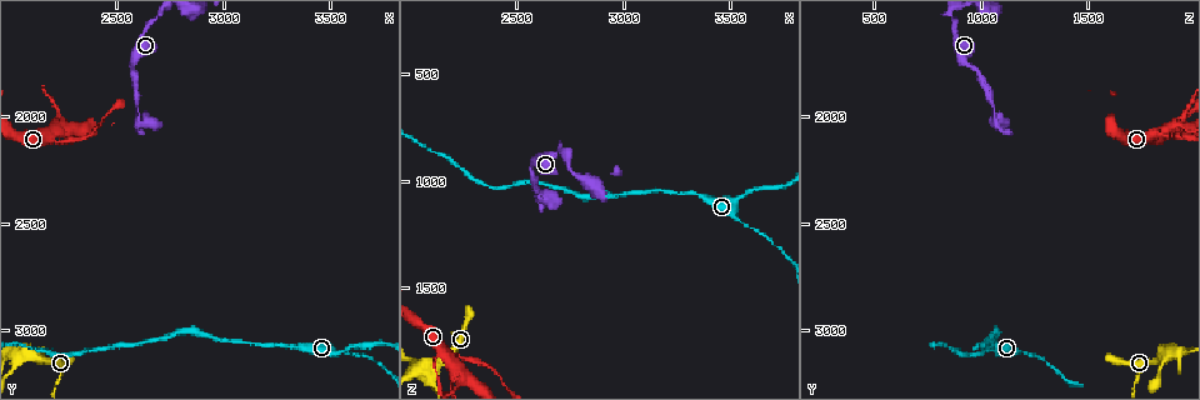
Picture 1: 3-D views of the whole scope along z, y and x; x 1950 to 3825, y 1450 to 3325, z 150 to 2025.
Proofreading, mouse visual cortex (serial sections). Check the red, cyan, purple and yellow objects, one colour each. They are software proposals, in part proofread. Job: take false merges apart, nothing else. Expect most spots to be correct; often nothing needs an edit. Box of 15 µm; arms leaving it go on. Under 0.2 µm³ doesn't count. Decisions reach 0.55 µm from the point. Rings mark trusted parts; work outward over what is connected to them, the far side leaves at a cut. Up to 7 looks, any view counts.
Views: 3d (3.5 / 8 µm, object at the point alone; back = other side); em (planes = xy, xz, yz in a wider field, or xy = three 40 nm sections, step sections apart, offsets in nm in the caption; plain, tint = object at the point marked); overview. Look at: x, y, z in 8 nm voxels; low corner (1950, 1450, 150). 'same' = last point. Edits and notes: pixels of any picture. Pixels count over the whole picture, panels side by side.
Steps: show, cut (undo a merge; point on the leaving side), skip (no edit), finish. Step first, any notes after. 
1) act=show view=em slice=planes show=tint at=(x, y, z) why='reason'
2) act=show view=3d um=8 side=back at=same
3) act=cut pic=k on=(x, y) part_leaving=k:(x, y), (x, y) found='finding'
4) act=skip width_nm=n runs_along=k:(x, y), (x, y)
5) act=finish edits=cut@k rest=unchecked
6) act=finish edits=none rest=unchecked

act=show view=3d um=8 at=(2590, 2010, 1060)

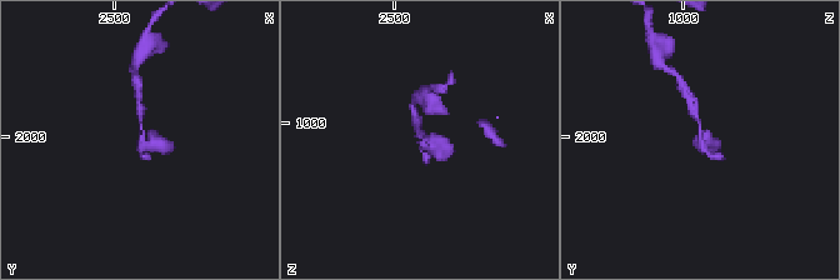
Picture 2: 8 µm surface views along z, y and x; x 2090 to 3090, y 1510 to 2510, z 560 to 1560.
act=show view=em slice=planes show=tint at=(2590, 2000, 1060) why='need the tissue'

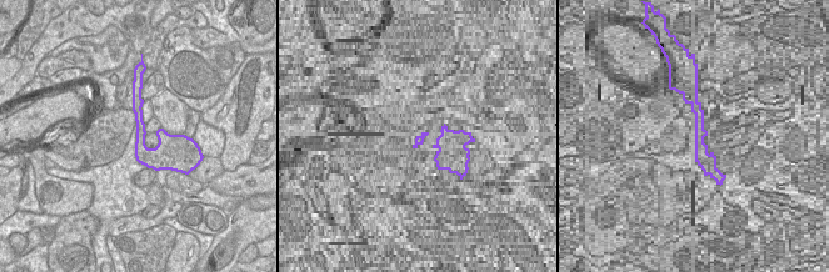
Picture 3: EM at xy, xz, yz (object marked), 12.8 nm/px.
act=skip runs_along=2:(691, 105), (701, 145), (719, 146) found='one cell here'

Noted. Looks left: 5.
act=show view=3d um=8 at=(2210, 2130, 1800) why='narrows sharply'

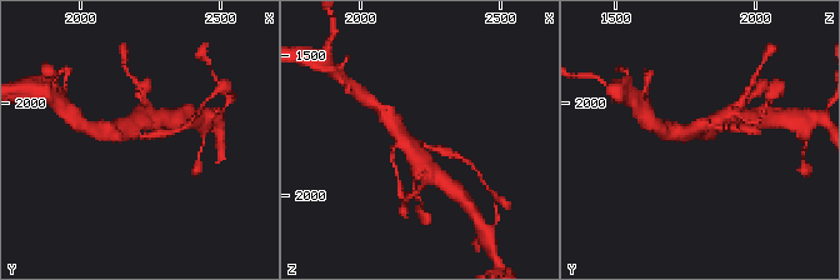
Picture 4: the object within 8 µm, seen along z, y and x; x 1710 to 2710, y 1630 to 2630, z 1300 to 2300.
act=show view=3d um=3.5 at=(2220, 2120, 1820) why='zoom in'

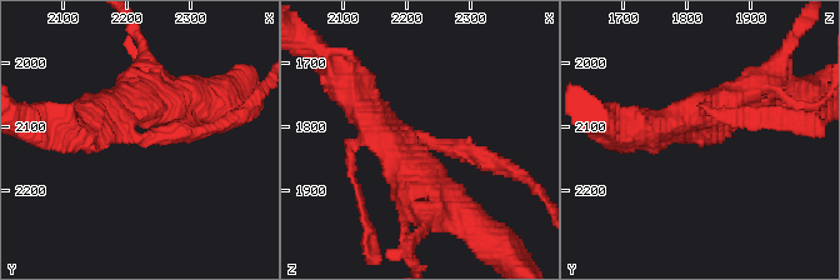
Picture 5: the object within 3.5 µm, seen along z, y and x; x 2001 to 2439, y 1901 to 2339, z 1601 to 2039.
act=show view=em slice=xy step=5 show=tint at=(2220, 2120, 1810) arms=3 arm_widths_nm=250,350,400

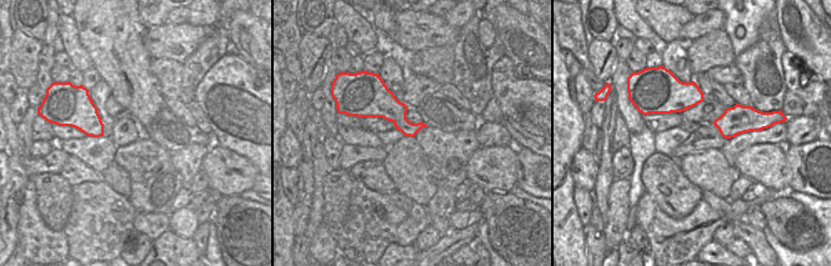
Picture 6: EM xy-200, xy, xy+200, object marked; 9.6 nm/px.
act=skip runs_along=5:(356, 109), (386, 138), (494, 164) found='all the same cell'

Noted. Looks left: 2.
act=finish edits=none rest=unchecked

